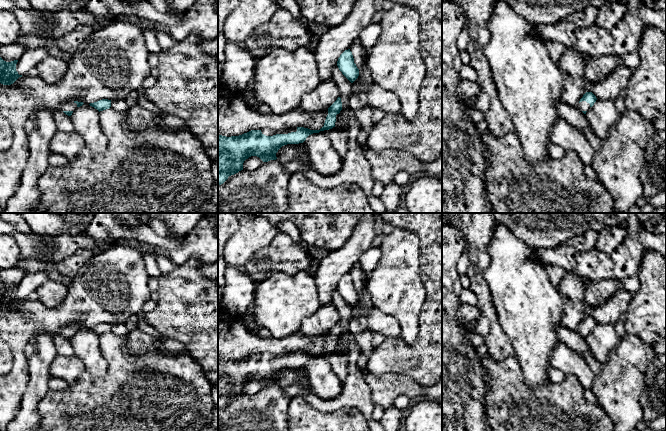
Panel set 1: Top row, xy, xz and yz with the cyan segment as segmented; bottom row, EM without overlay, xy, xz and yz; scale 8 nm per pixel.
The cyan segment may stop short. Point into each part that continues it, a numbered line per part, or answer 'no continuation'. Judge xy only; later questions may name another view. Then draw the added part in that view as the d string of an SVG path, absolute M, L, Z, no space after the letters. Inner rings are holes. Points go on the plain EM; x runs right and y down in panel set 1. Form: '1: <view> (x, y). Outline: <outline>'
1: xy (28, 418). Outline: M74 326L62 328L58 332L45 329L36 331L34 353L28 358L27 389L22 397L20 409L8 424L6 431L39 431L41 415L38 405L49 391L50 366L58 355L53 341L54 336L74 335L76 332L77 328Z

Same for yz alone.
1: yz (583, 330). Outline: M582 325L580 326L577 331L581 334L581 335L588 335L591 331L590 328L587 327L586 325Z

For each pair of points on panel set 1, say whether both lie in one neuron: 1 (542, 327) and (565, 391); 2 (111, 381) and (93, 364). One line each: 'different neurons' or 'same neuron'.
1: different neurons
2: different neurons

